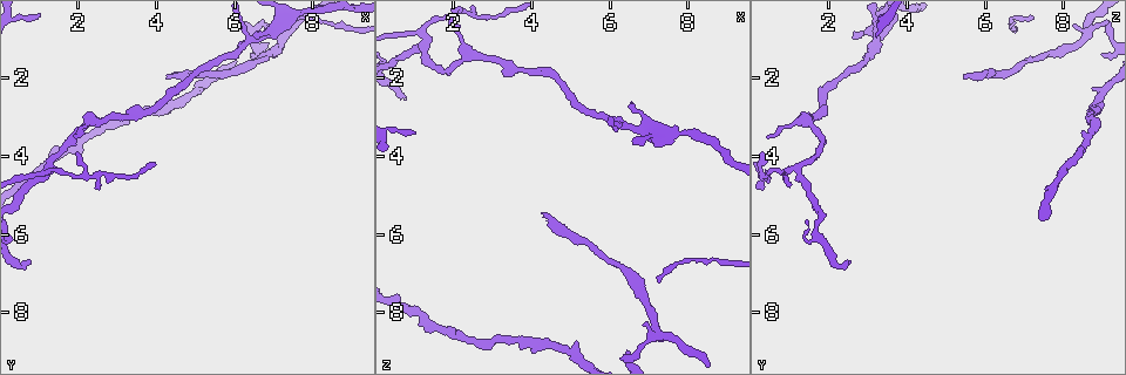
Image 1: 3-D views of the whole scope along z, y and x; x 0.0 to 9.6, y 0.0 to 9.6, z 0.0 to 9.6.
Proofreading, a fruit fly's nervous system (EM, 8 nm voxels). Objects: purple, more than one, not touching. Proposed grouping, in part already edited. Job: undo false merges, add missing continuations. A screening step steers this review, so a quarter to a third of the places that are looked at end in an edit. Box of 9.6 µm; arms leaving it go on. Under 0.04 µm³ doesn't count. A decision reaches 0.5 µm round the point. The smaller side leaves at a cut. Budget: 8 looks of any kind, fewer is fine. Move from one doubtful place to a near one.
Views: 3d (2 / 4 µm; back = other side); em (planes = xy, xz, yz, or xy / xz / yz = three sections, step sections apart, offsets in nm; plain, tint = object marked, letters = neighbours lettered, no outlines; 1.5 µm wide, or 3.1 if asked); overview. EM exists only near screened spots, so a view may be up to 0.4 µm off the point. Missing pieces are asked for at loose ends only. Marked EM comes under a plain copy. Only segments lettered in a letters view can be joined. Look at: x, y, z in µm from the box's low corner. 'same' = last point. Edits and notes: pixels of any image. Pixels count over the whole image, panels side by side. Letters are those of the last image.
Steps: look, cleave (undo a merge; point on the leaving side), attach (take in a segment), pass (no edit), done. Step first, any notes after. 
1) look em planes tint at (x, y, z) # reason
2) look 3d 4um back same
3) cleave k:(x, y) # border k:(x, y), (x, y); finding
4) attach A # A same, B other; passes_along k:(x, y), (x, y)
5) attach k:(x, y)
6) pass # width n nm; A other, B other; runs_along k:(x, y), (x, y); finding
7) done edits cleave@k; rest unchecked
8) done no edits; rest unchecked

look em xy step 4 letters at (7.20, 0.90, 8.55) # arms part here

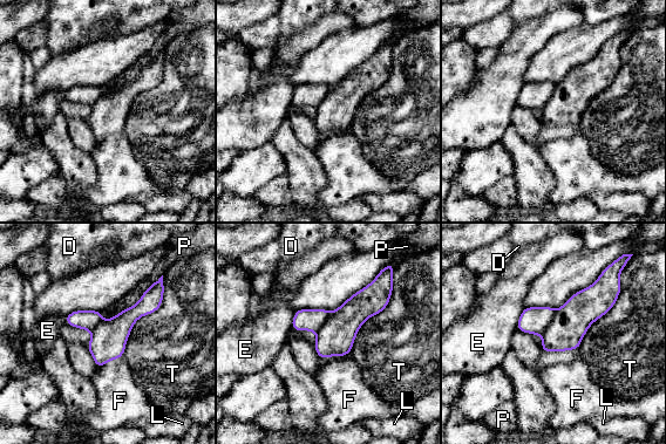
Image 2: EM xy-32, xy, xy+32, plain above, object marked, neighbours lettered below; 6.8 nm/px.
cleave 2:(571, 321) # D other, E other, F other, L other, P other, T other; border 2:(556, 309), (551, 322), (541, 335); a second neuron is stuck on

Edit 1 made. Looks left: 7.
look overview # redraw

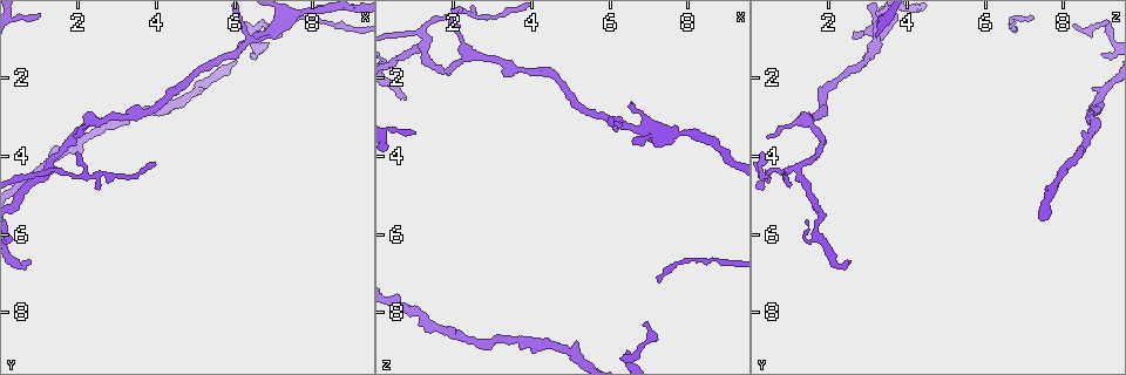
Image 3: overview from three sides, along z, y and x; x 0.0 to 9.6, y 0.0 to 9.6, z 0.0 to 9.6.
look 3d 4um at (6.55, 0.95, 2.55) # an open end

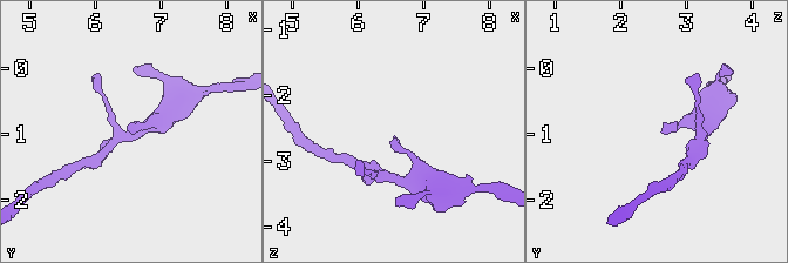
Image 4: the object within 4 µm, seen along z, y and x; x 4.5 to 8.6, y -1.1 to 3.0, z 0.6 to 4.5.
look em xy step 4 letters at (6.60, 0.95, 2.60) # need the tissue

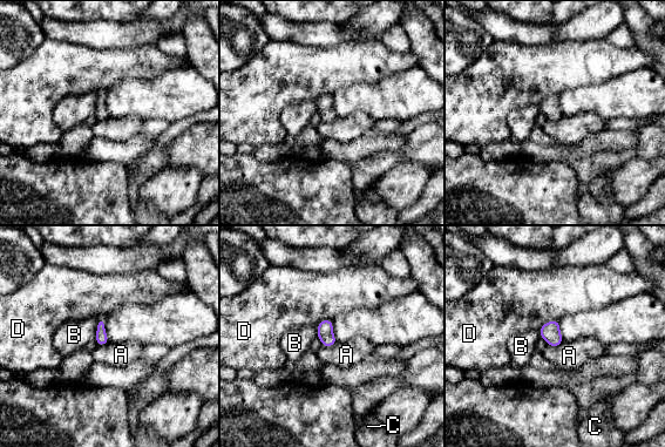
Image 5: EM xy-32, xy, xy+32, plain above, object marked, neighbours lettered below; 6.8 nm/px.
look em planes letters same

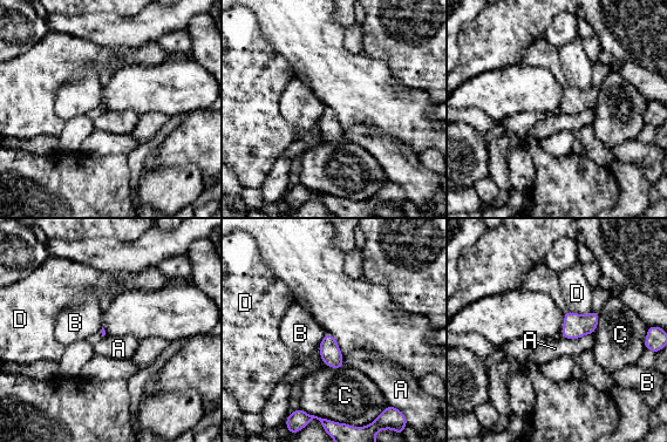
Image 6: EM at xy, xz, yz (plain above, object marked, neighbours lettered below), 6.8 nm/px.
pass # A other, B other, C other, D other; border 6:(592, 333), (574, 339), (562, 337); none of them fits

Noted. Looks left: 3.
look 3d 4um at (1.30, 4.20, 1.30) # looks like a crossing

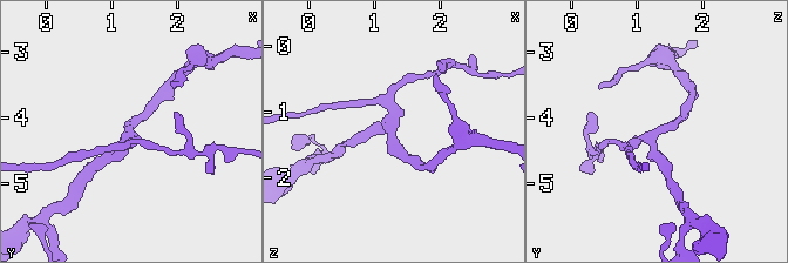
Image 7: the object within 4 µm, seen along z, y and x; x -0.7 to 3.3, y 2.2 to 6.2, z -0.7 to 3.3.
look em planes letters at (1.25, 4.20, 1.25) # arms 4; need the tissue

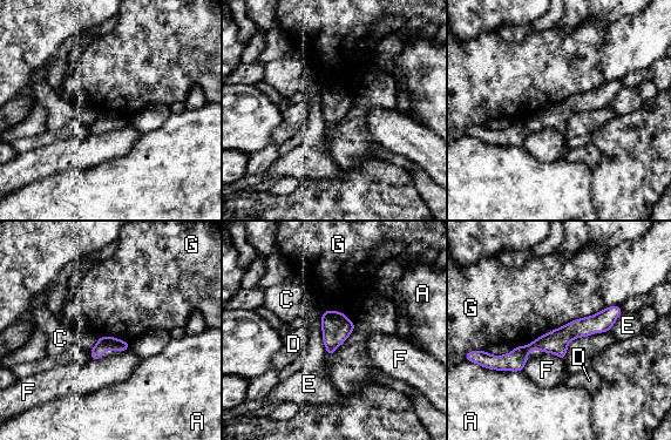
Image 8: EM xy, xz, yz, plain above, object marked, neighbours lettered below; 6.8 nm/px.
cleave 8:(515, 360) # A other, C other, D other, E other, F other, G other; border 8:(523, 346), (526, 351); a second neuron is stuck on

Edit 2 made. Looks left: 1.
done edits cleave@2, cleave@8; rest unchecked

